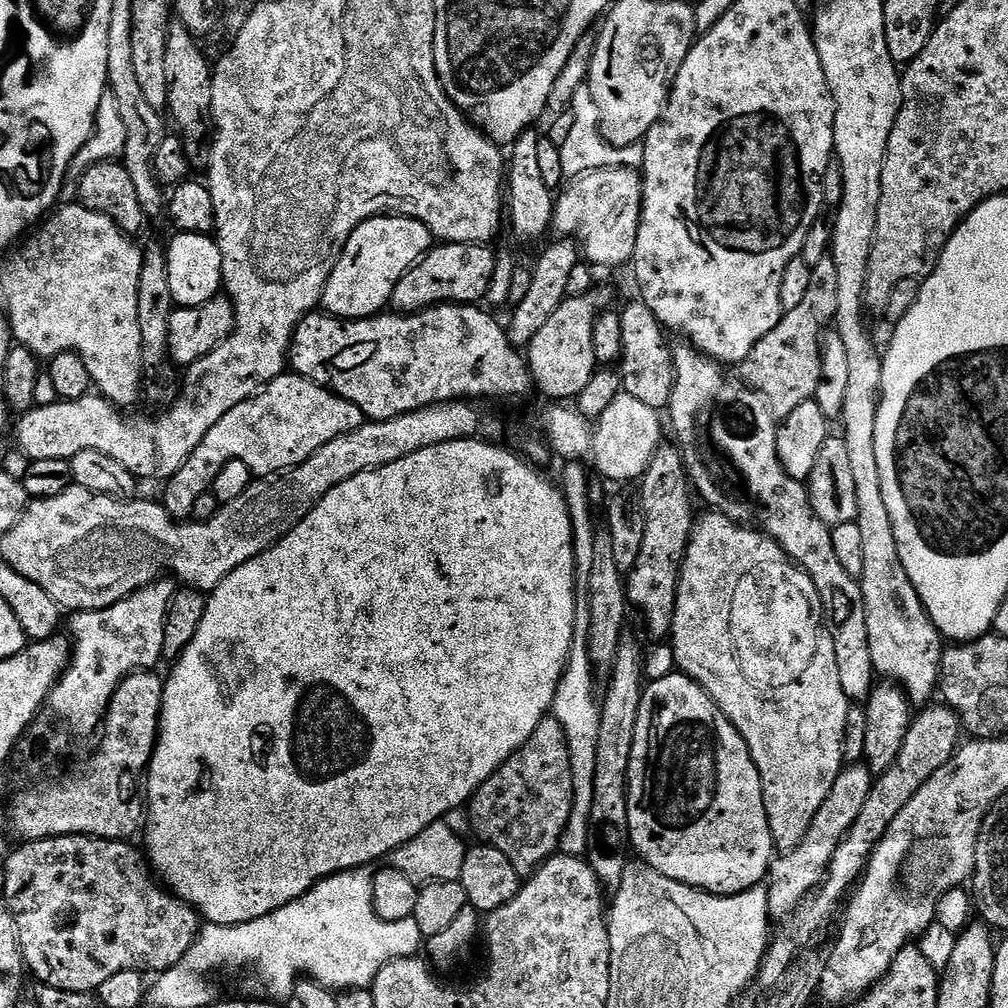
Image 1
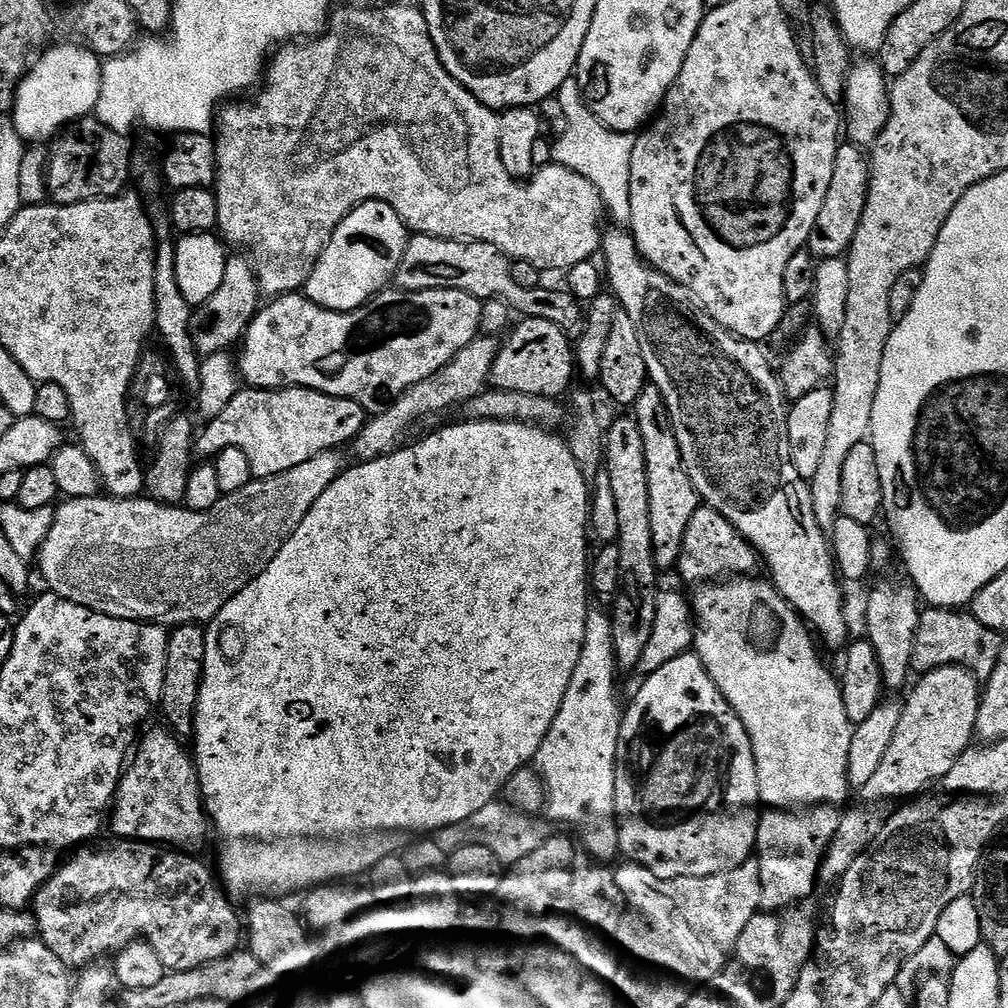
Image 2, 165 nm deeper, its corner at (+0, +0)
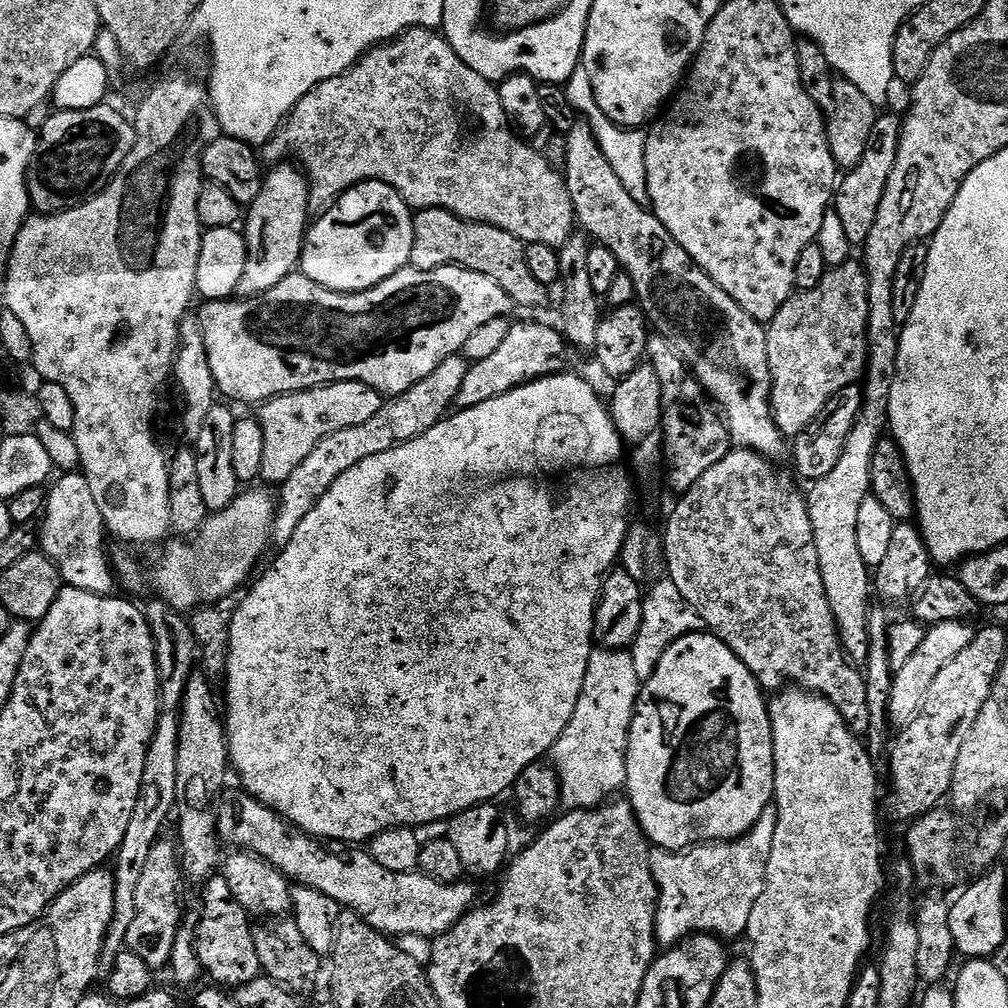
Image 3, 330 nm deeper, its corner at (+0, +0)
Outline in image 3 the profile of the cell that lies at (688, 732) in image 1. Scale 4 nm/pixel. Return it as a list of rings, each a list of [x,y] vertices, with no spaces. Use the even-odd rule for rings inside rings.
[[[705,630],[703,632],[691,632],[688,636],[678,638],[678,642],[674,642],[666,650],[666,654],[662,654],[662,658],[658,662],[658,666],[654,670],[654,674],[649,680],[643,681],[640,697],[636,700],[636,713],[630,722],[630,734],[628,735],[628,749],[626,750],[626,796],[630,801],[634,814],[638,818],[638,822],[642,826],[645,836],[657,848],[664,848],[667,852],[683,852],[689,848],[695,848],[701,844],[714,844],[721,840],[736,840],[739,836],[747,836],[748,831],[758,822],[758,818],[762,818],[762,814],[773,803],[776,791],[774,790],[774,774],[776,767],[774,766],[774,746],[772,745],[772,723],[768,717],[769,701],[766,699],[766,693],[760,684],[754,678],[754,674],[748,667],[742,663],[734,654],[734,650],[730,650],[730,646],[726,646],[711,632]]]

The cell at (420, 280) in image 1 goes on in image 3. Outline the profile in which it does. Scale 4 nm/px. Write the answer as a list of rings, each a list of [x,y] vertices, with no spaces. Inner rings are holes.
[[[421,208],[415,213],[414,246],[412,247],[411,267],[429,272],[442,266],[458,266],[486,274],[494,278],[506,294],[510,294],[513,305],[524,308],[540,308],[548,300],[549,289],[538,282],[526,264],[525,243],[514,238],[506,230],[498,230],[489,224],[475,224],[473,220],[461,220],[452,212],[441,208]]]

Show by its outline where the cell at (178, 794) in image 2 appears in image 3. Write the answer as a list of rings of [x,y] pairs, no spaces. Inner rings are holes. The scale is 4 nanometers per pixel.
[[[245,795],[243,799],[244,809],[236,804],[219,805],[218,831],[221,841],[228,843],[229,840],[233,849],[247,850],[270,862],[293,885],[310,886],[310,890],[318,890],[326,894],[326,898],[334,898],[341,909],[363,916],[374,931],[383,932],[389,938],[441,936],[467,912],[471,912],[477,903],[476,888],[468,884],[472,882],[443,884],[419,870],[386,870],[386,866],[378,863],[371,851],[363,847],[347,848],[321,842],[298,826],[289,824],[283,815],[277,814],[262,801],[250,795]]]

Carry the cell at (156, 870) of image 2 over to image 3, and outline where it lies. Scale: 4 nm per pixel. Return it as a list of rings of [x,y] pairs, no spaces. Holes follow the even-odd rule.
[[[222,874],[213,876],[203,892],[204,917],[196,928],[196,949],[200,954],[203,971],[207,975],[209,972],[217,980],[213,980],[217,985],[228,990],[235,990],[244,984],[254,982],[262,973],[258,962],[258,950],[254,950],[253,921],[230,892],[228,879]]]

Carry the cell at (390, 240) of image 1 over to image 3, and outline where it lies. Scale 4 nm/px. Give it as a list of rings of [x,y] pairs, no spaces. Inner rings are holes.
[[[367,180],[346,190],[327,210],[311,221],[304,237],[304,249],[300,255],[299,271],[306,278],[318,282],[318,286],[326,286],[326,290],[335,292],[365,292],[378,286],[395,272],[409,267],[414,246],[413,209],[388,184],[377,180]]]

